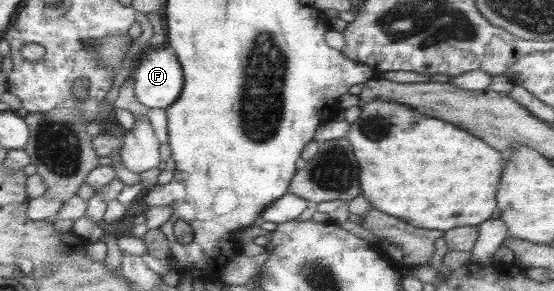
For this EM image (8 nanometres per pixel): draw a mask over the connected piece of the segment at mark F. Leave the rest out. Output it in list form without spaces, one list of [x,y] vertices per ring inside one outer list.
[[[168,46],[146,49],[132,69],[133,94],[148,109],[170,106],[183,85],[181,66]]]

